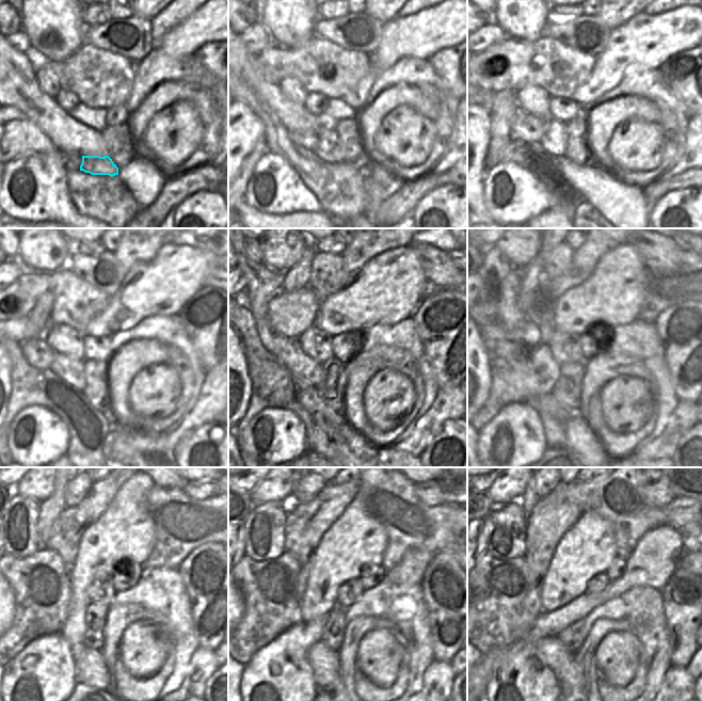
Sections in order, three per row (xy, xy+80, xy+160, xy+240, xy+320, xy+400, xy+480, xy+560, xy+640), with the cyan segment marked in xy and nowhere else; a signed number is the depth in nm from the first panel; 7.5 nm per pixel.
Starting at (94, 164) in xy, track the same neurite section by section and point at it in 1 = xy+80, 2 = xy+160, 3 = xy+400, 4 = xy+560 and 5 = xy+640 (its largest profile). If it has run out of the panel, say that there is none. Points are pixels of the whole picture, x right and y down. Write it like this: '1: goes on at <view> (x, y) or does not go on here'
1: goes on at xy+80 (329, 148)
2: goes on at xy+160 (554, 140)
3: goes on at xy+400 (524, 343)
4: goes on at xy+560 (276, 577)
5: goes on at xy+640 (490, 577)

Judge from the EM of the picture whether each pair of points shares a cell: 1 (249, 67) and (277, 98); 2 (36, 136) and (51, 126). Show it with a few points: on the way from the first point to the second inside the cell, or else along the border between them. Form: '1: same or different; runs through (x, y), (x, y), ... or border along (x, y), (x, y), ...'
1: same; runs through (253, 76), (269, 92)
2: different; border along (25, 114), (47, 136), (56, 147)

